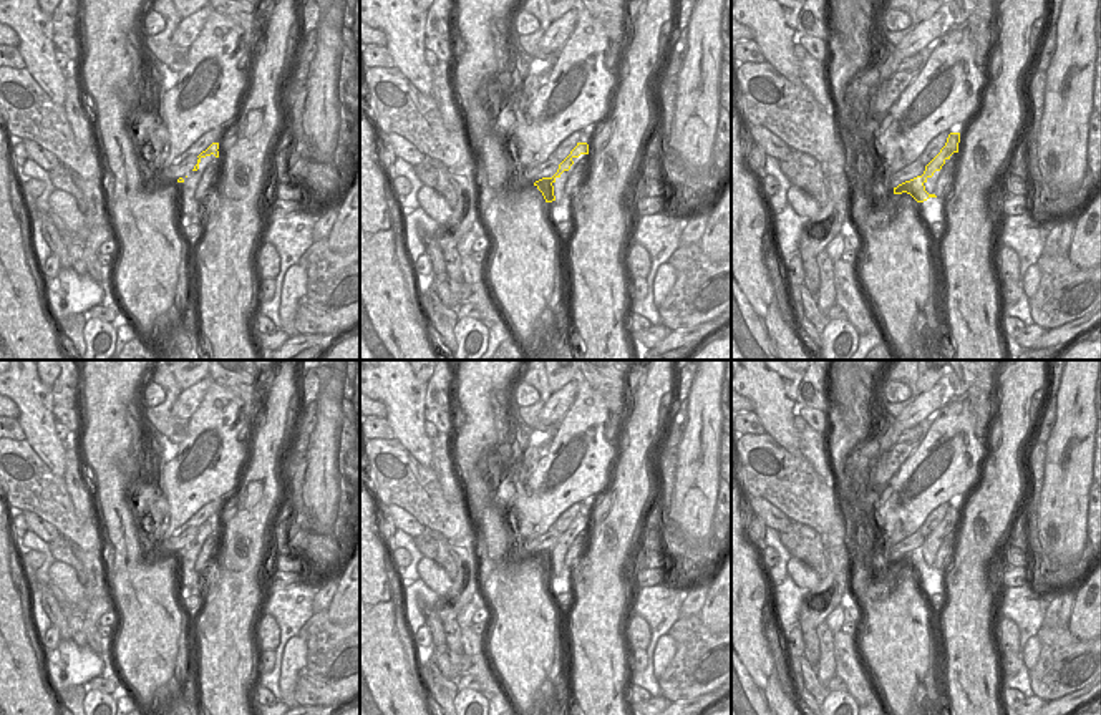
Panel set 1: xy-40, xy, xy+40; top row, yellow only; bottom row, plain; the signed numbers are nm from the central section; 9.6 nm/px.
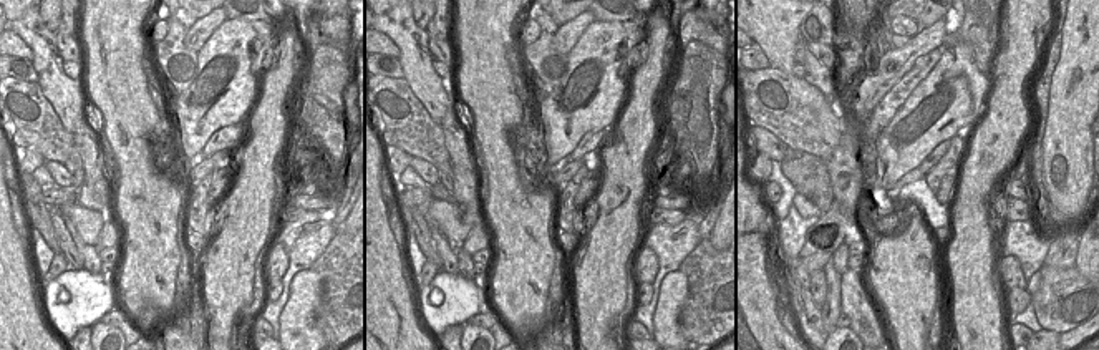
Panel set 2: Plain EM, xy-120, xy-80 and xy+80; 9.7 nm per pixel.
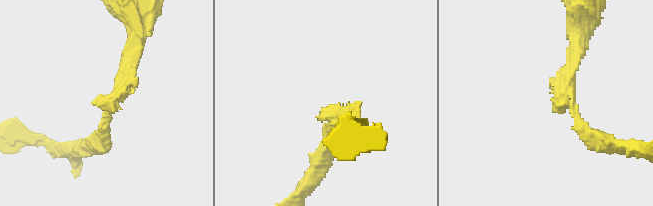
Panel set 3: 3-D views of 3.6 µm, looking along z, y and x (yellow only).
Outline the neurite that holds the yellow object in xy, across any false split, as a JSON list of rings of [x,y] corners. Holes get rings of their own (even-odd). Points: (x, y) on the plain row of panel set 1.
[[[577,514],[577,518],[570,523],[570,526],[559,536],[557,544],[552,549],[542,549],[534,554],[534,557],[542,564],[546,574],[555,572],[554,567],[554,554],[564,542],[569,542],[574,536],[574,529],[579,529],[580,526],[589,526],[589,516],[587,514]]]

